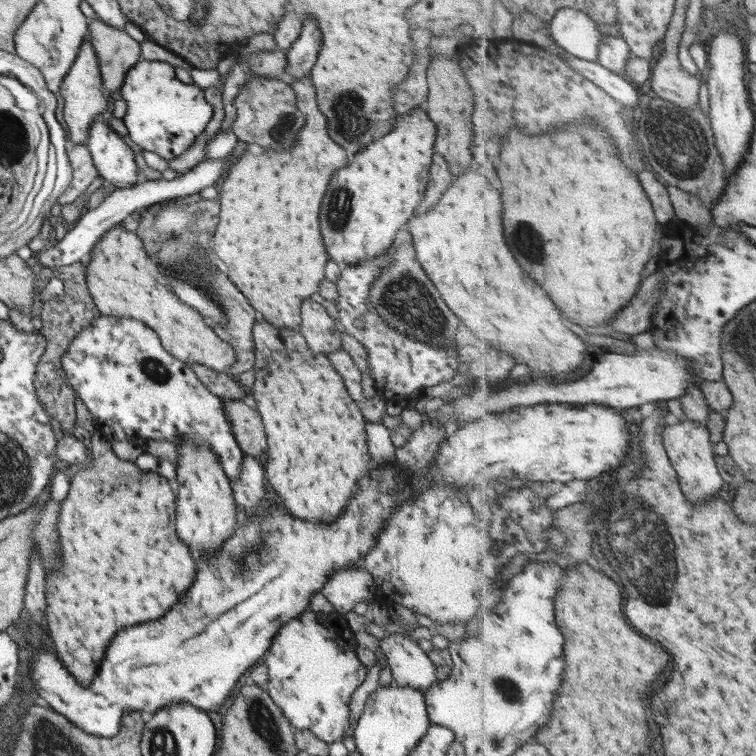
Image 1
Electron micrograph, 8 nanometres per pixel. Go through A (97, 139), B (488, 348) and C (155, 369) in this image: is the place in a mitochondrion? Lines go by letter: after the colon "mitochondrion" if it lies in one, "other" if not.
A: other
B: other
C: mitochondrion

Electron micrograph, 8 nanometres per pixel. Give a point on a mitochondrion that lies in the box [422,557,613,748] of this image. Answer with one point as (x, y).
(507, 686)

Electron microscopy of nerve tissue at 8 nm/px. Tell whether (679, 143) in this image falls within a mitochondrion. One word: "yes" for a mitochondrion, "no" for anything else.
yes

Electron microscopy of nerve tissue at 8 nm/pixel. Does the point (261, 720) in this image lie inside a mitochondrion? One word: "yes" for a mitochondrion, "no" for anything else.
yes

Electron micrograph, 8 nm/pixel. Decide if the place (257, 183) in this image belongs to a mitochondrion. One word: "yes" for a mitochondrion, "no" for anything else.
no

